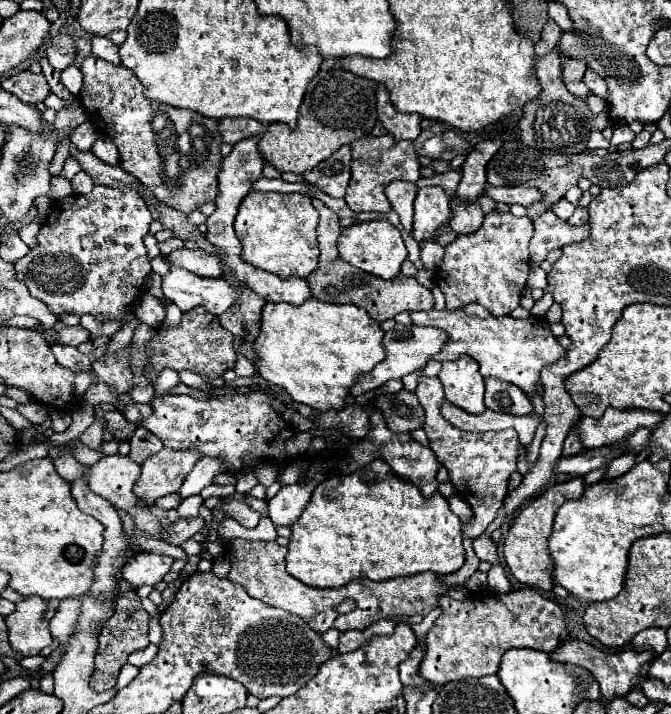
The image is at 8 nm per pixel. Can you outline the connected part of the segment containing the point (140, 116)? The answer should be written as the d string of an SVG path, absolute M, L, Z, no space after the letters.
M88 57L80 69L84 73L84 85L78 97L80 105L84 107L86 115L90 115L90 123L96 127L96 131L108 135L114 141L120 153L120 167L126 173L138 177L138 181L150 187L158 201L184 215L196 211L202 203L212 201L218 195L218 171L222 169L222 135L218 131L218 121L198 117L198 113L190 113L188 109L170 109L170 105L146 101L142 83L138 77L134 77L134 73L130 73L130 69L122 65Z

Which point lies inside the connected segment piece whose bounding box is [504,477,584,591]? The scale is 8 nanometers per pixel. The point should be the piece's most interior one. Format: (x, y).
(526, 544)

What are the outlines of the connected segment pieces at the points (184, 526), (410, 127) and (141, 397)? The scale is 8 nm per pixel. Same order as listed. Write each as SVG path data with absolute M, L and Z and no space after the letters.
M196 517L196 519L178 519L172 527L166 529L164 539L172 545L182 545L186 539L190 539L194 533L200 533L200 529L204 527L204 519Z
M384 85L376 87L376 111L384 129L398 141L414 141L420 135L420 115L404 115L394 109Z
M136 375L129 395L135 403L149 403L154 398L154 387L144 376Z

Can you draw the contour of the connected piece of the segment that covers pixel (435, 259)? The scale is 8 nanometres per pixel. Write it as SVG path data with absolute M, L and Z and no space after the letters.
M430 241L430 245L422 245L420 259L422 259L426 269L434 271L442 263L442 257L444 257L444 247L438 245L436 241Z

